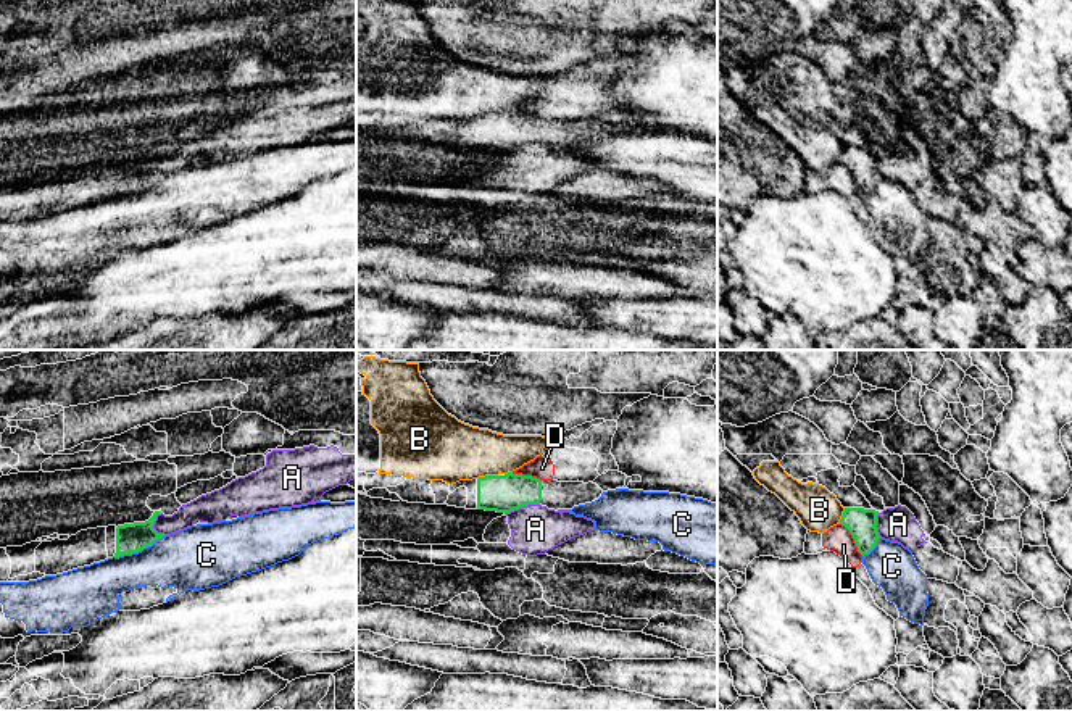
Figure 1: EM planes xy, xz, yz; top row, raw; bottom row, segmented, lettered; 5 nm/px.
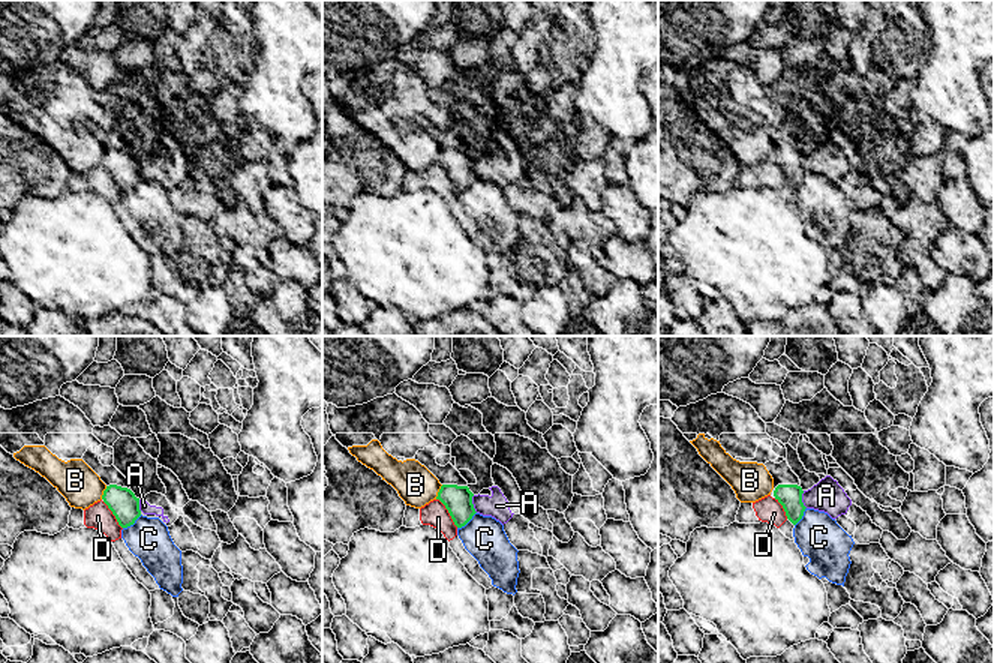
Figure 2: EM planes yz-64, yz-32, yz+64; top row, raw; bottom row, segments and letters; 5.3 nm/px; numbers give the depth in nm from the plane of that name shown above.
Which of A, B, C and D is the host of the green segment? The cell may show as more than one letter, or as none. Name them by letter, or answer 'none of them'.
none of them

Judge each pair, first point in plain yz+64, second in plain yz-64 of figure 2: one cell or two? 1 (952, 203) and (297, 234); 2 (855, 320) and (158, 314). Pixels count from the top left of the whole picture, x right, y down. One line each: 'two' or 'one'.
1: one
2: one

